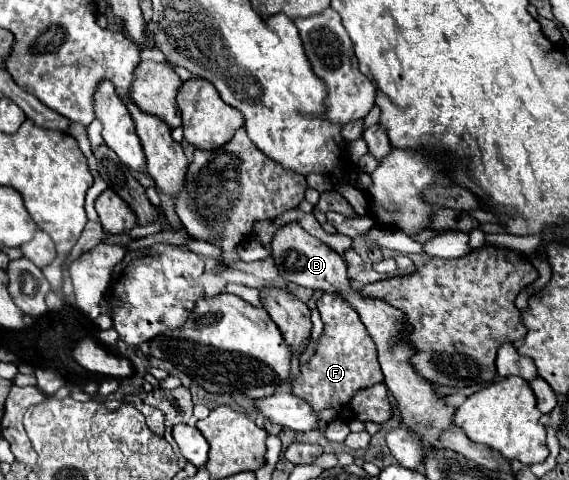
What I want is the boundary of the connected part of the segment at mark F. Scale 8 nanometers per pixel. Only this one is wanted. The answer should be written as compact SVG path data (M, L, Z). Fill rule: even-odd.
M324 293L318 299L318 311L322 315L324 331L316 343L316 353L304 365L300 365L300 377L292 379L292 393L306 399L316 415L322 409L330 407L336 411L338 419L348 423L350 419L354 419L354 411L350 407L352 397L360 389L382 383L384 375L376 359L372 337L368 335L358 313L348 303L344 303L340 295Z

